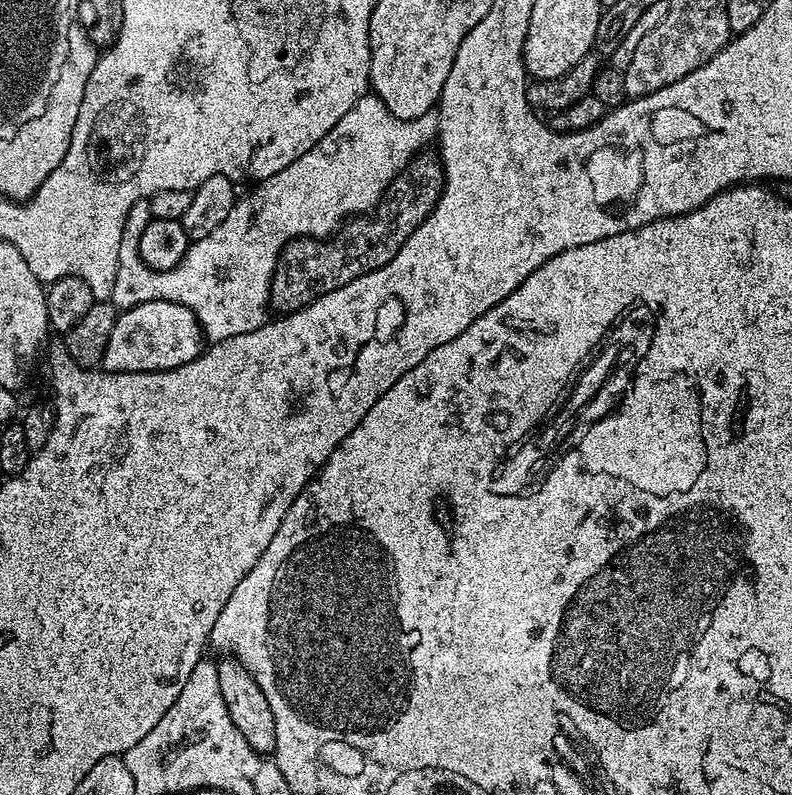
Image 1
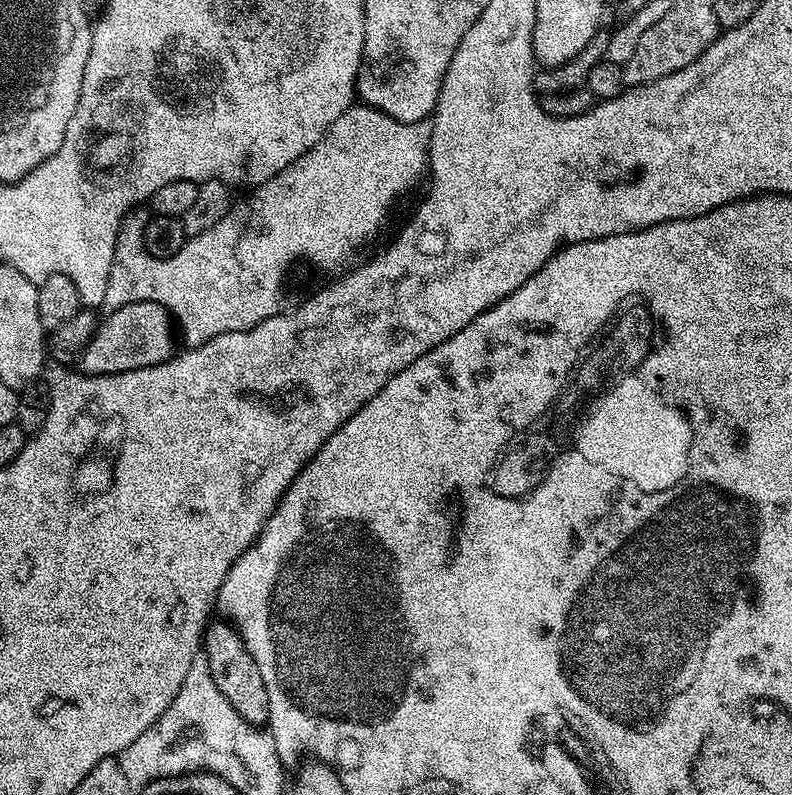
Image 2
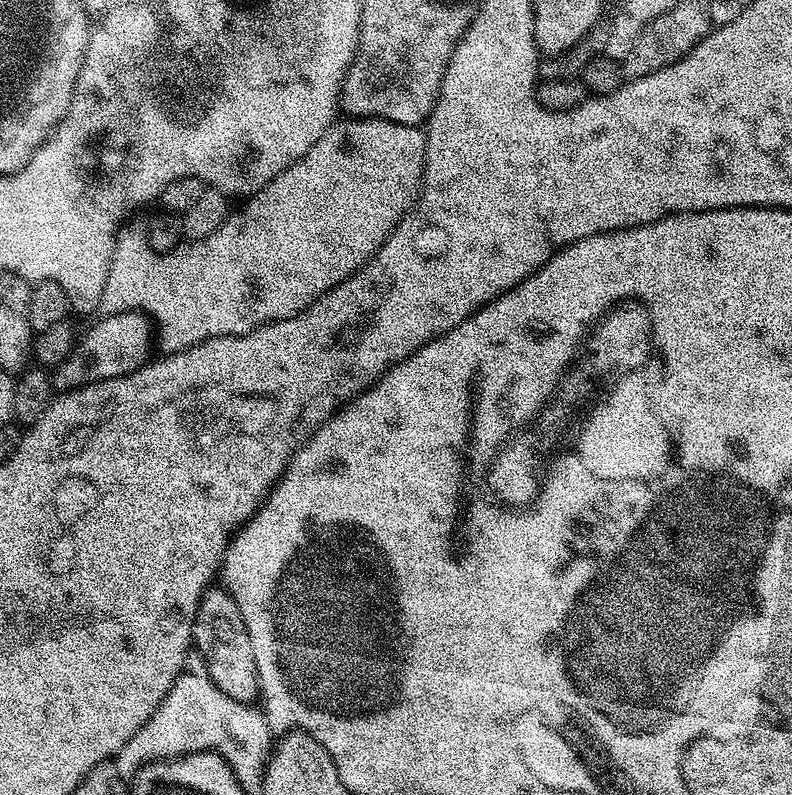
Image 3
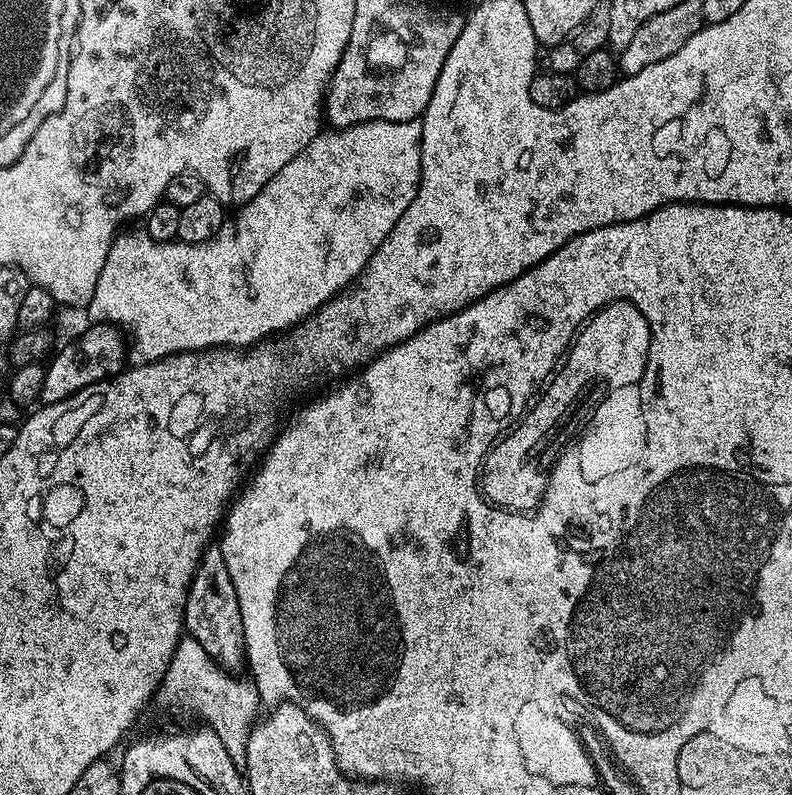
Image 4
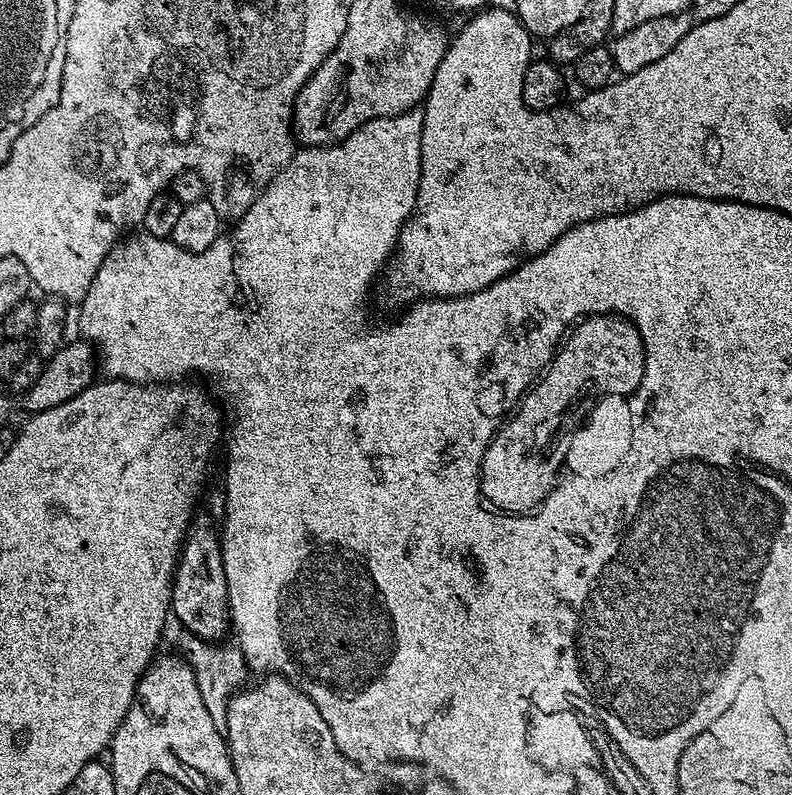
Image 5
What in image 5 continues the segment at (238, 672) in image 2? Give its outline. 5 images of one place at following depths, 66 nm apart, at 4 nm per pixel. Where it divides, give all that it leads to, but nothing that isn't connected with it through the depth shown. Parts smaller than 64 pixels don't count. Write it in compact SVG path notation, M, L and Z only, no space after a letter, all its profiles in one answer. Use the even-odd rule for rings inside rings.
M197 515L193 519L184 545L180 547L180 559L176 562L176 572L172 576L171 615L180 619L180 624L199 640L219 641L219 636L229 635L228 591L226 590L226 570L222 566L220 537L217 529L206 517Z

